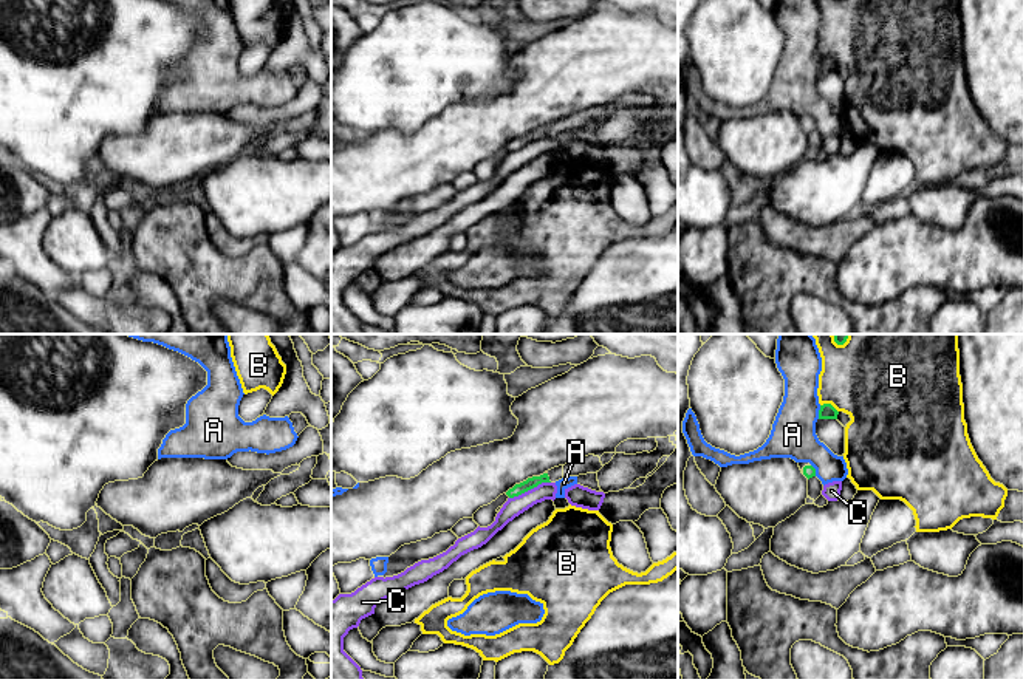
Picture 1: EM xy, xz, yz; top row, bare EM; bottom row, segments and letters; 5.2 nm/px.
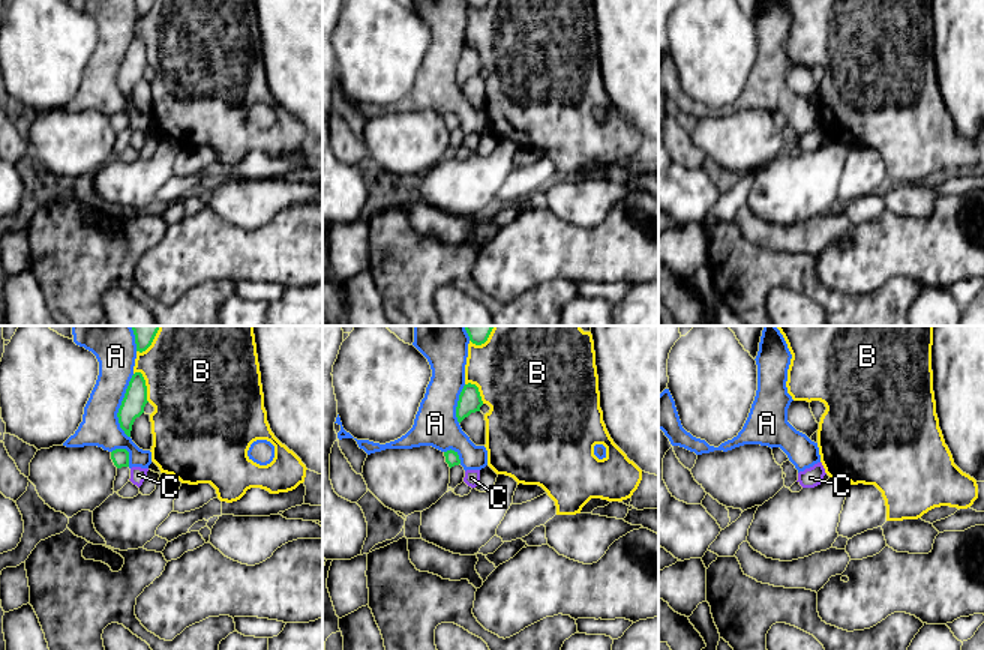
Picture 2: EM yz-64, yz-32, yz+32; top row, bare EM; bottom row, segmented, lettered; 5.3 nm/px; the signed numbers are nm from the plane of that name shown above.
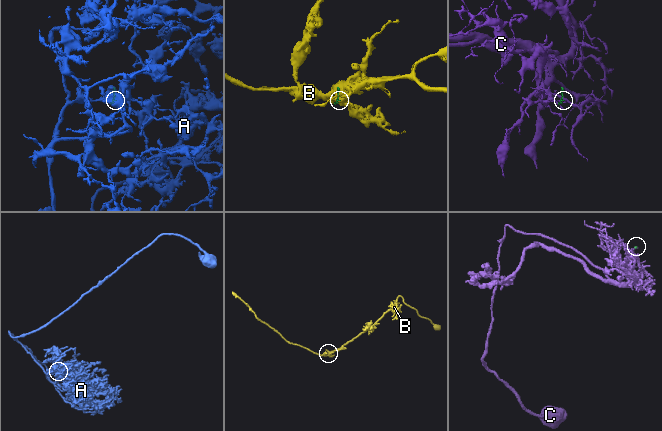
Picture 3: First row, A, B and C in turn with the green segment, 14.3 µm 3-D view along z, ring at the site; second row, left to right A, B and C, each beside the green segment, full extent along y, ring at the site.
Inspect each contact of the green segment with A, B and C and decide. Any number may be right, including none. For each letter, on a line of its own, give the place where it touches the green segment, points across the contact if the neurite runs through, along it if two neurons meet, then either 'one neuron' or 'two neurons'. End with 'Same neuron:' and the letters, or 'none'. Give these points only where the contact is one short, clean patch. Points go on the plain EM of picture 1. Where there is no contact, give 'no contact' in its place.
A: yz (819, 65) | two neurons
B: yz (830, 58) | two neurons
C: xz (530, 143) | along xz (550, 135), (542, 135), (509, 152) | two neurons
Same neuron: none

